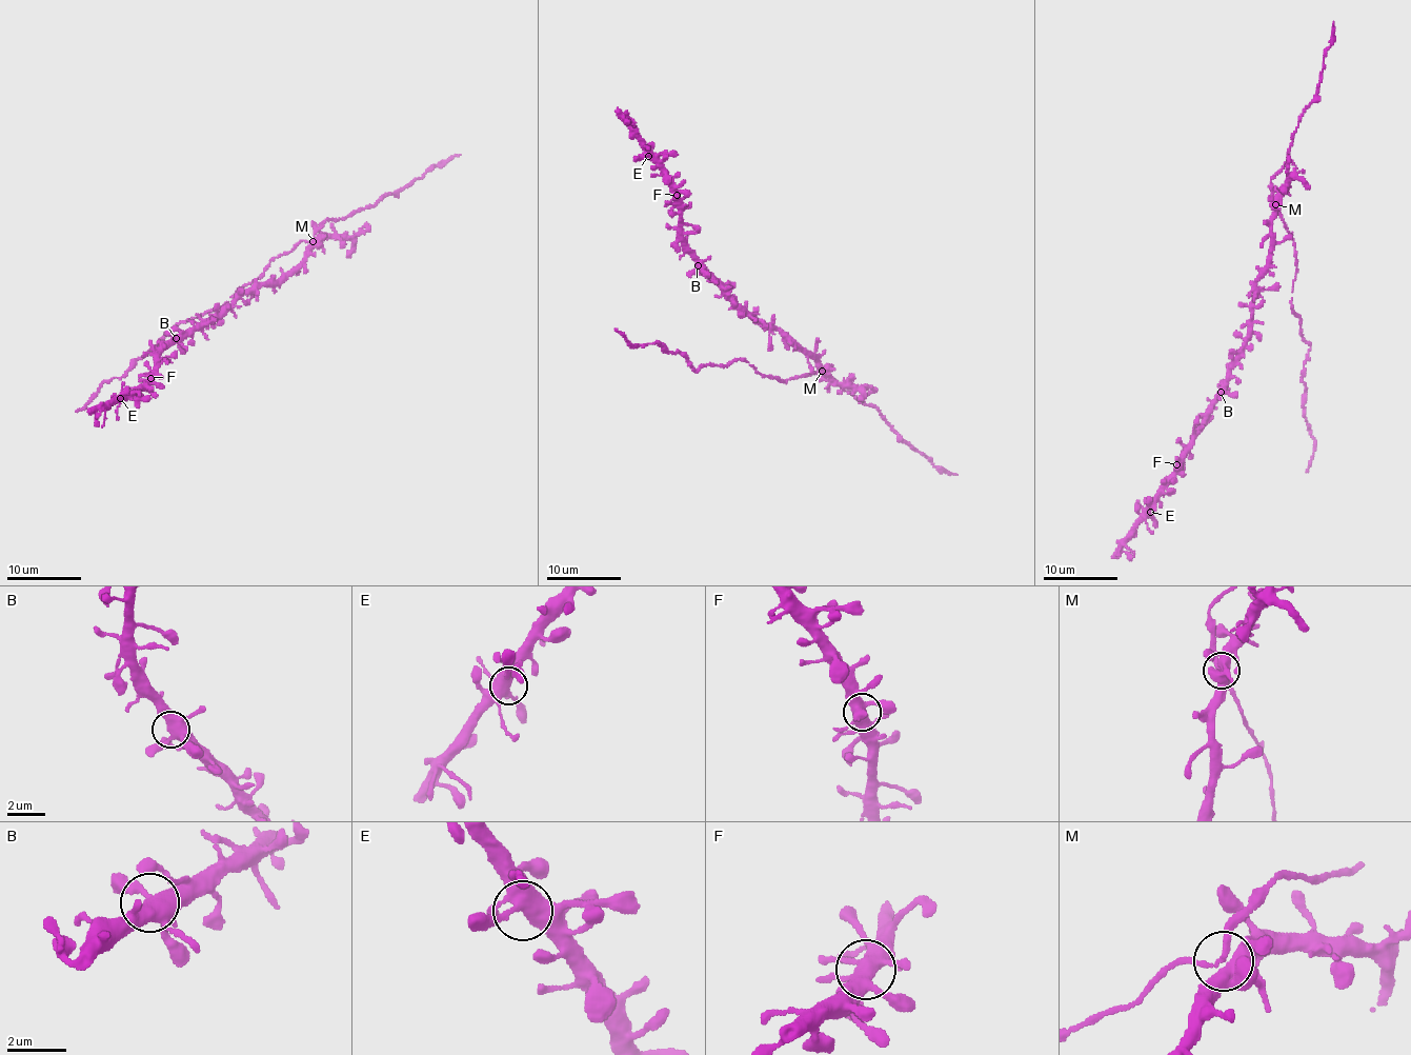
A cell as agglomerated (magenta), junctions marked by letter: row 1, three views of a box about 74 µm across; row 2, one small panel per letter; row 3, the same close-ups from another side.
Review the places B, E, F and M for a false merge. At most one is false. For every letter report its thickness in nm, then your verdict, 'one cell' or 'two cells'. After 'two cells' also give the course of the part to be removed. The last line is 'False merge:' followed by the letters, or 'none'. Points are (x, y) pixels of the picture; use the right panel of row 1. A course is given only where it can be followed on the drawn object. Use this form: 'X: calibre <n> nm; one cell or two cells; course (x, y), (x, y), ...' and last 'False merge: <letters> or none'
B: calibre 460 nm; one cell
E: calibre 460 nm; one cell
F: calibre 440 nm; one cell
M: calibre 420 nm; one cell
False merge: none

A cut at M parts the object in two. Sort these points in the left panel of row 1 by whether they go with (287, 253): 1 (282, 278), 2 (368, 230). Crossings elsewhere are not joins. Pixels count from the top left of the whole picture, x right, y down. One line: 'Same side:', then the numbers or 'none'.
Same side: none

